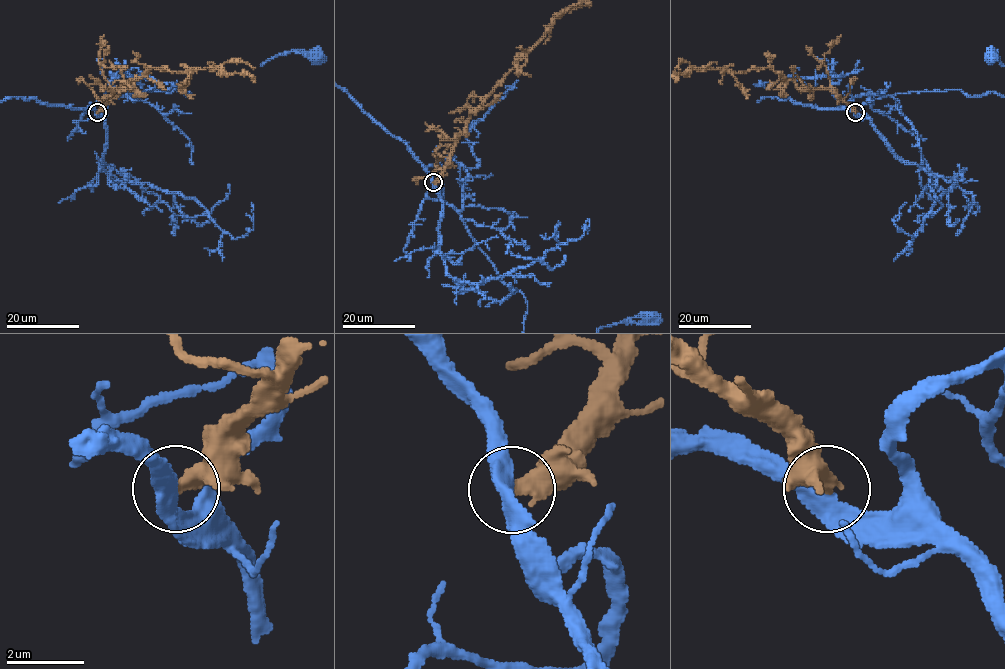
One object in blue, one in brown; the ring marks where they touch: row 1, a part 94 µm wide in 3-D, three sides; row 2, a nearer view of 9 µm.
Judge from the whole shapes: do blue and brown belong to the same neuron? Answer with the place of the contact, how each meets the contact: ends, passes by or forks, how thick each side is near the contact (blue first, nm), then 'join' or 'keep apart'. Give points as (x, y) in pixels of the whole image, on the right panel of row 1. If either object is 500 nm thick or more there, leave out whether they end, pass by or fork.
place (855, 112); blue passes by; brown ends; calibres 420 and 400 nm; keep apart

